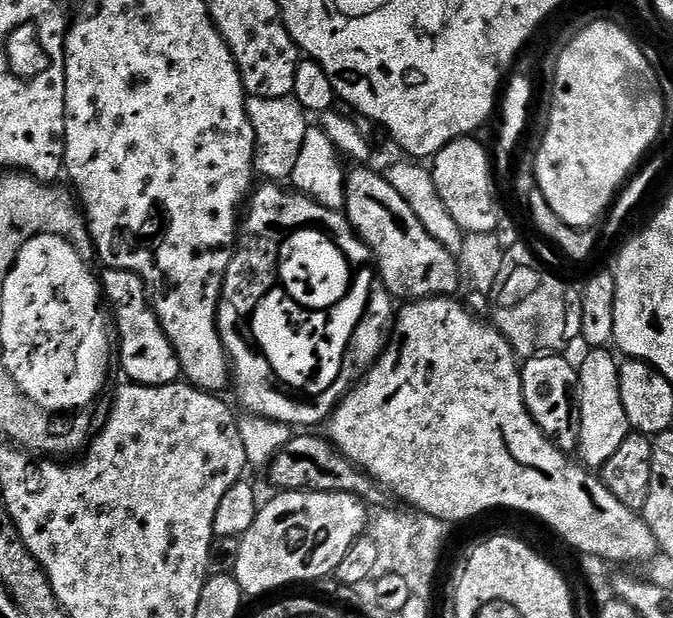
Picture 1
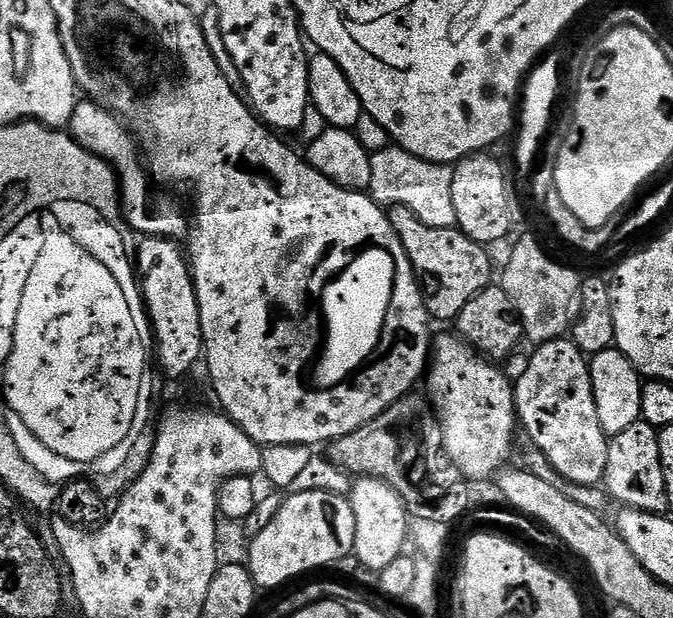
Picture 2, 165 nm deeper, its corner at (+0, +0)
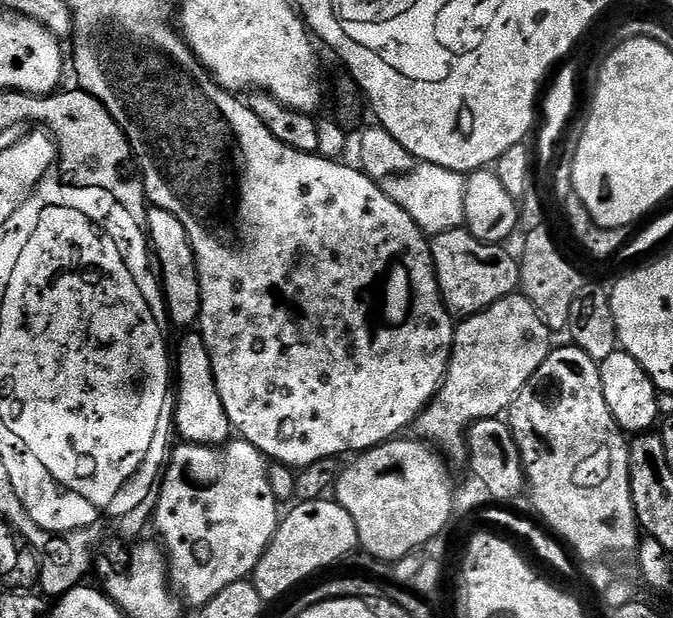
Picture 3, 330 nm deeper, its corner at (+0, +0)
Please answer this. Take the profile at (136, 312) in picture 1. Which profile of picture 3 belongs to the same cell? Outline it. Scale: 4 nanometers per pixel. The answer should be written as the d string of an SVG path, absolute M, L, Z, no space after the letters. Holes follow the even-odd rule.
M149 207L148 230L150 233L150 248L154 253L155 263L156 260L160 263L160 272L158 268L158 276L162 281L162 288L164 284L164 300L168 303L168 316L178 327L180 327L180 330L191 329L200 318L202 294L200 293L200 279L198 278L198 270L196 269L196 255L192 249L190 238L186 234L186 226L182 226L182 222L178 222L178 218L174 218L174 214L170 214L161 208Z

